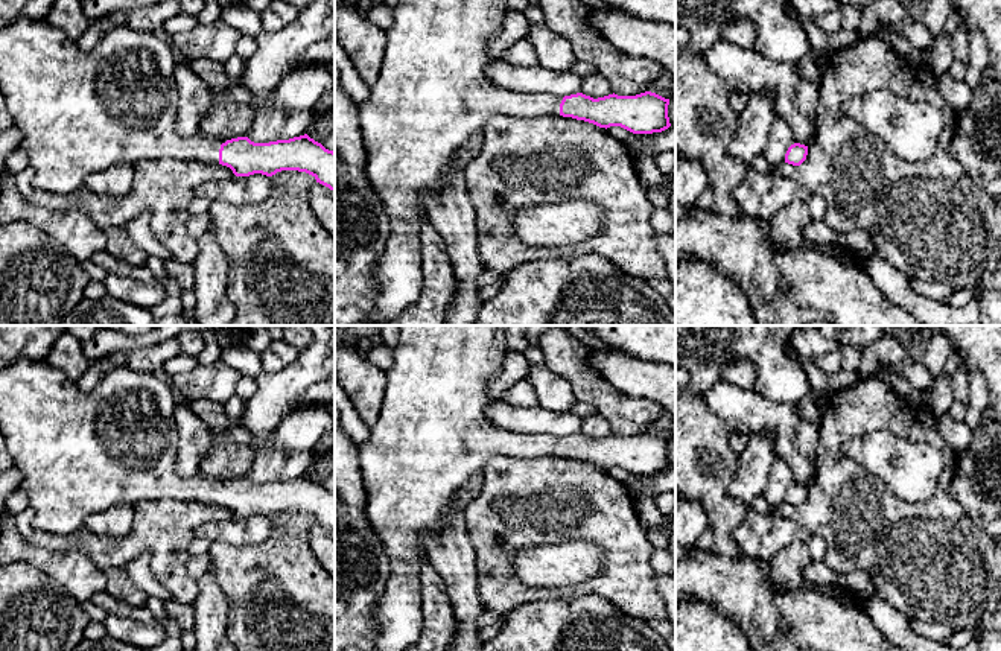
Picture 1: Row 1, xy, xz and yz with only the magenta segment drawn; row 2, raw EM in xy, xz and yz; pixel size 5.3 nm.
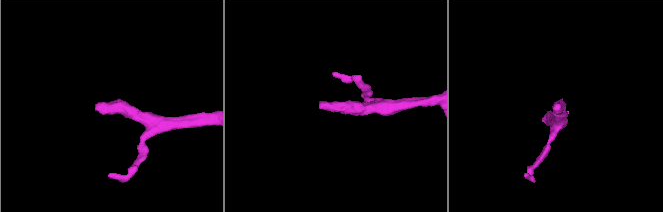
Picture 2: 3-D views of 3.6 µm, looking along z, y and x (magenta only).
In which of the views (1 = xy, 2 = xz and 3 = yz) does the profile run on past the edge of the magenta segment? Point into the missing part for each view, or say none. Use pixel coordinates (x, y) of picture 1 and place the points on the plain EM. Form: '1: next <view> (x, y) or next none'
1: next xy (79, 454)
2: next xz (432, 435)
3: next none

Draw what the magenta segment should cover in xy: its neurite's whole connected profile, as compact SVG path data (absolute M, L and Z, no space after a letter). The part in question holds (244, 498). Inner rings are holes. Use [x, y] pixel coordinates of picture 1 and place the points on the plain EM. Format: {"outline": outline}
{"outline": "M18 360L0 368L0 427L14 465L21 472L20 494L33 510L32 523L52 535L70 535L85 528L87 519L119 502L135 503L145 499L180 499L227 507L236 517L262 514L272 517L281 511L312 516L316 523L335 532L335 493L307 475L289 481L254 484L237 478L222 484L202 475L181 478L175 472L180 435L175 429L175 395L170 382L158 374L113 368L91 392L82 392L61 370L47 360Z"}

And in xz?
{"outline": "M399 326L399 342L396 347L392 347L392 364L385 371L386 377L385 395L382 400L379 418L370 427L370 435L365 441L361 443L359 449L364 488L367 493L365 517L370 526L373 528L376 537L382 541L383 551L389 557L391 563L389 578L385 592L374 605L374 622L379 627L379 634L373 651L405 651L418 640L421 633L421 589L424 584L420 573L423 564L423 555L426 554L424 538L427 534L438 532L438 523L452 496L456 491L459 491L462 487L466 487L476 473L482 473L485 464L491 461L494 456L539 458L546 455L555 455L563 458L572 458L577 461L584 461L605 470L610 467L621 467L633 475L662 473L671 467L668 458L669 440L665 440L651 432L645 432L636 437L618 437L613 433L604 438L593 440L583 433L561 438L552 435L519 435L510 430L497 429L496 424L485 414L485 408L491 402L494 402L494 399L488 395L487 386L494 380L494 377L499 374L502 368L507 354L507 327L508 326Z"}

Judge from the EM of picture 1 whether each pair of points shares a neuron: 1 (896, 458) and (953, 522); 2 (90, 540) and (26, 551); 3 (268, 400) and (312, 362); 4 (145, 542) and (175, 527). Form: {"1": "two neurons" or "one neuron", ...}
{"1": "two neurons", "2": "two neurons", "3": "one neuron", "4": "one neuron"}

